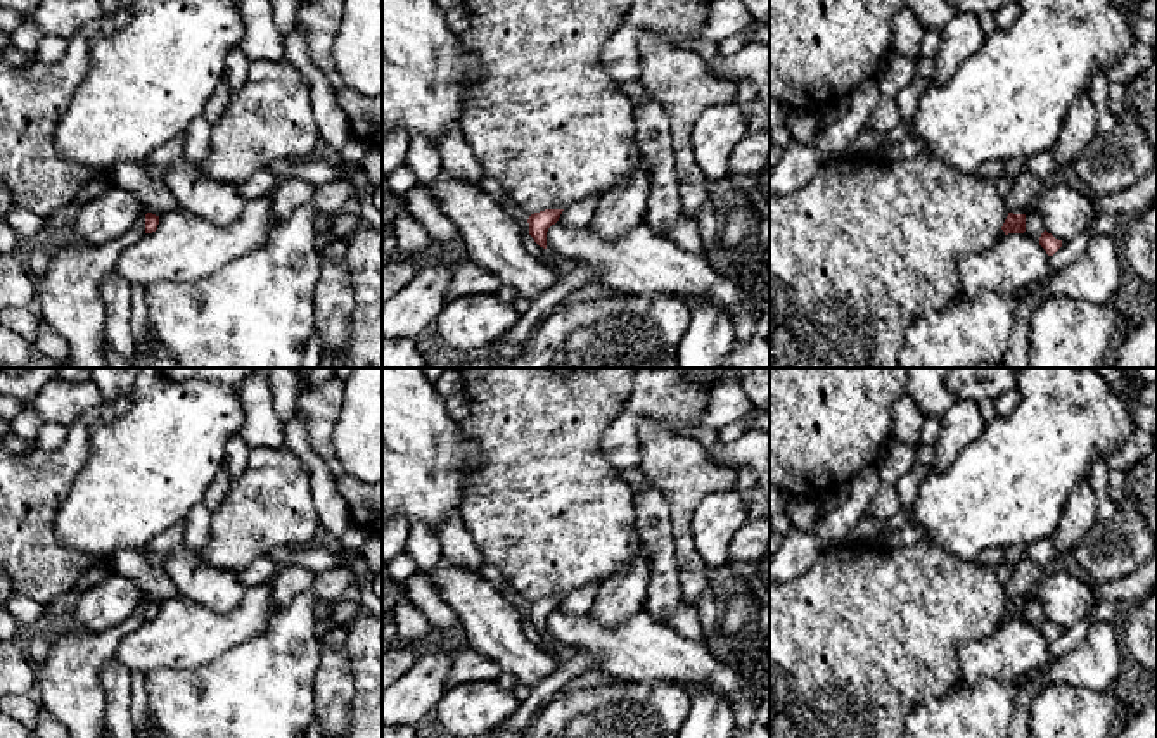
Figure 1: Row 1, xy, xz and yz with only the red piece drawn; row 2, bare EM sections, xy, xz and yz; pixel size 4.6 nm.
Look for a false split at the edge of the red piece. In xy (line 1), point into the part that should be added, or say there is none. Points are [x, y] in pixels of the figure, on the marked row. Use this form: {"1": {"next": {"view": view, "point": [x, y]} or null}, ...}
{"1": {"next": null}}

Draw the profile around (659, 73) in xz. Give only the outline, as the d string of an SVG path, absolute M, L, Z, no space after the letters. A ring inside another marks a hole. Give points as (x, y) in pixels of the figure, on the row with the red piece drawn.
M640 31L638 48L643 54L640 81L669 119L683 214L697 219L711 199L711 181L695 162L692 130L706 107L737 102L737 86L719 80L697 52L671 47L657 33Z

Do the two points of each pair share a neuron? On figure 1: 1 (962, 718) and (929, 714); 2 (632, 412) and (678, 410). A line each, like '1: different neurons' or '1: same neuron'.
1: same neuron
2: same neuron

